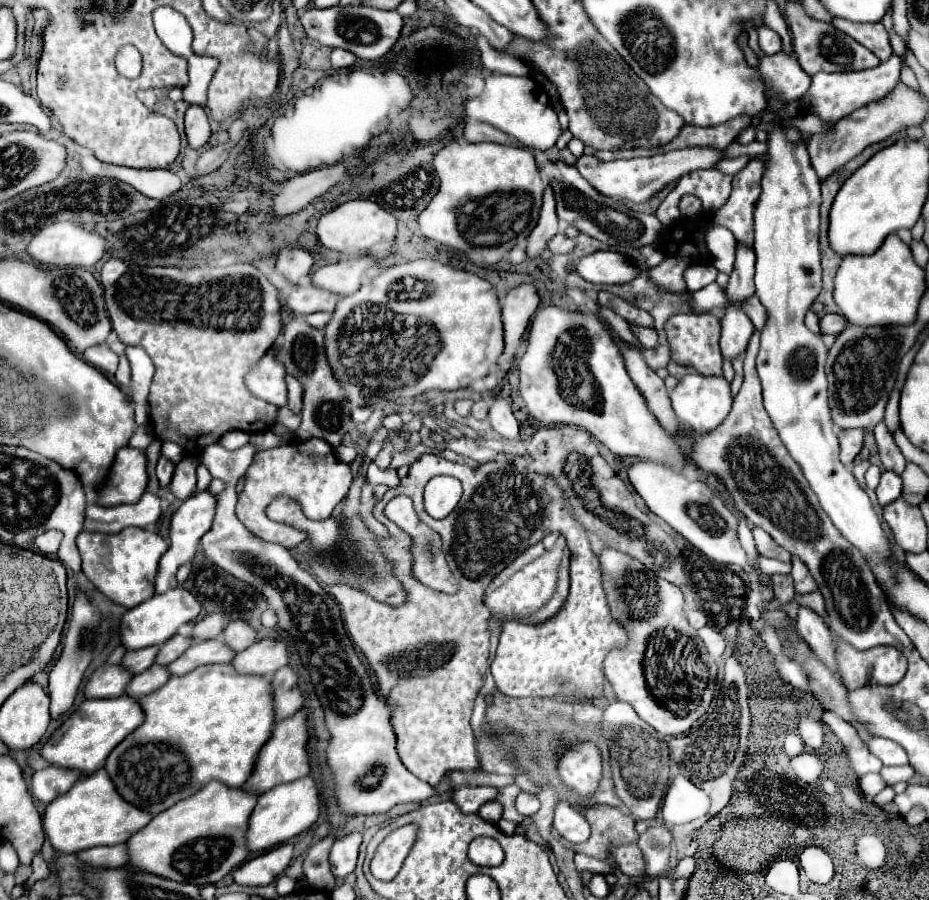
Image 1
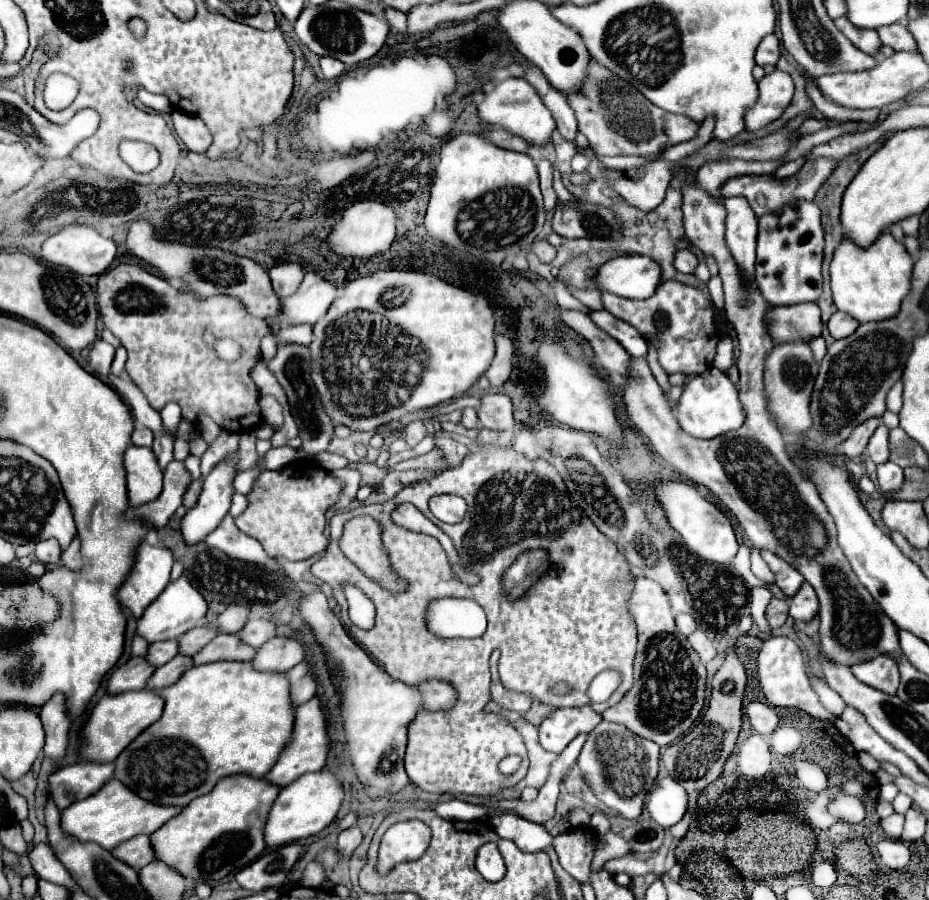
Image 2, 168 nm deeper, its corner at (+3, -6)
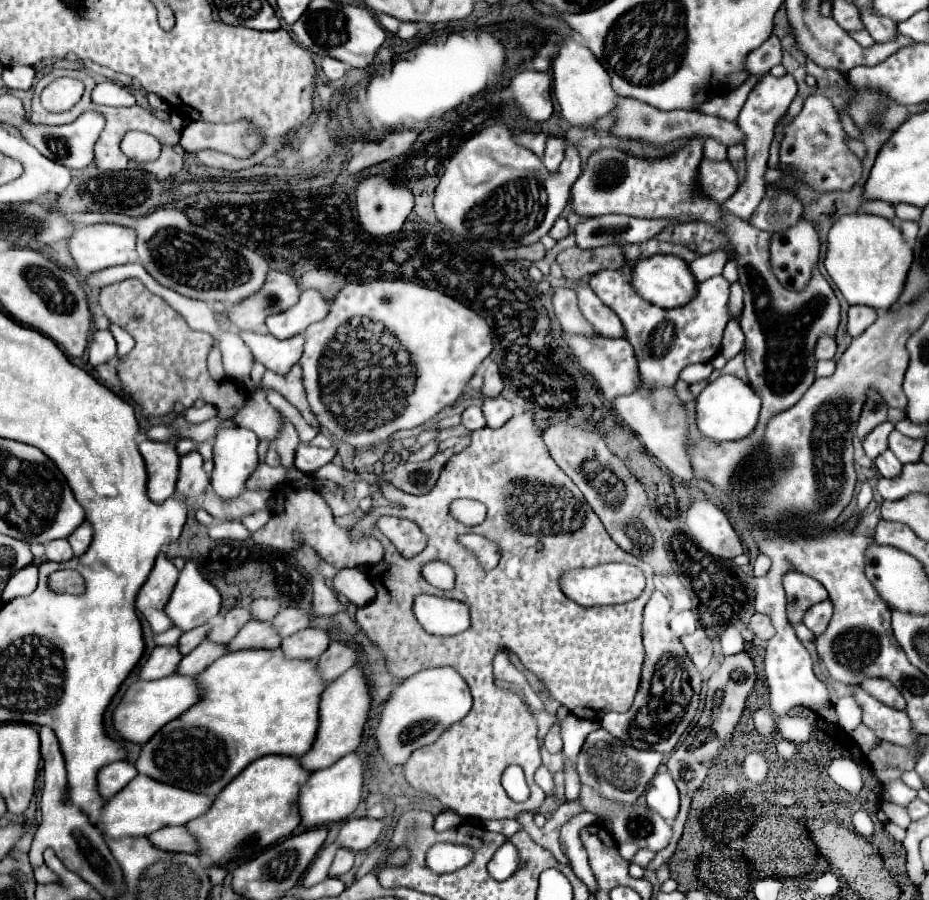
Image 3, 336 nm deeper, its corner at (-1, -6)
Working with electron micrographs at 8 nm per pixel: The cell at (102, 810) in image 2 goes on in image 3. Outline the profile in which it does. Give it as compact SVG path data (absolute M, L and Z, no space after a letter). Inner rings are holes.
M136 775L118 795L114 795L106 807L102 809L98 825L112 837L144 837L152 831L170 825L186 825L188 821L204 815L208 807L212 807L210 797L194 795L190 791L182 791L180 787L170 787L168 783L158 783L156 779L148 779L146 775Z

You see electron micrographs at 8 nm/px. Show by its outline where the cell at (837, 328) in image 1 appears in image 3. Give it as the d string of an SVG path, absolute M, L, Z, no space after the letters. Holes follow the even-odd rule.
M852 305L848 311L848 333L852 337L858 337L864 329L868 329L874 323L876 317L878 317L878 311L874 311L874 307Z

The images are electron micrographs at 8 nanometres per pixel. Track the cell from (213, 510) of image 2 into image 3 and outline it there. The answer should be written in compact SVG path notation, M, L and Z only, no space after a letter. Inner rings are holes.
M244 427L222 429L214 441L212 487L222 499L238 497L246 491L246 479L258 465L258 437Z

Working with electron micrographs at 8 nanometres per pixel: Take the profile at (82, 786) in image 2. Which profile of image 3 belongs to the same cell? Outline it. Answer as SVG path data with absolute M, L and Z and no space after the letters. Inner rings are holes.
M116 761L106 765L98 775L98 787L102 797L112 799L114 793L122 791L122 787L126 787L126 783L130 783L130 779L134 779L136 775L138 771L134 771L134 765L128 761Z

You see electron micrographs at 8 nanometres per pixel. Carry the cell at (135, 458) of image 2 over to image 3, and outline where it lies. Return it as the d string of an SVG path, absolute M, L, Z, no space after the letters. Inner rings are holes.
M144 439L138 449L148 469L148 497L154 503L164 503L176 491L180 455L172 443L150 439Z

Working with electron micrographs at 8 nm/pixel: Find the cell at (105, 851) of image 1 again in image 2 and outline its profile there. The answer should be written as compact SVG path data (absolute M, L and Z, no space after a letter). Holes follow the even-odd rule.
M138 835L130 841L120 843L116 849L112 849L112 855L116 859L122 859L122 863L126 863L134 869L140 869L154 861L154 851L152 851L148 835Z

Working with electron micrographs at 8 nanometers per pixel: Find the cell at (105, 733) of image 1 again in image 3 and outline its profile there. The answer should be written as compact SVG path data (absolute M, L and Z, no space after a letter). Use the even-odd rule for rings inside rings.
M172 673L158 681L136 681L128 687L124 699L114 711L114 727L126 741L134 743L148 743L154 733L160 731L166 723L188 711L196 701L202 699L202 685L196 677L184 677L178 673Z

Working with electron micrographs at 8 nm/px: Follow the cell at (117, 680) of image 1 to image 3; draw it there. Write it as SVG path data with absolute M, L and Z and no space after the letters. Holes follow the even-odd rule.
M166 645L166 647L156 647L148 661L142 665L140 669L140 679L146 679L146 681L152 681L152 679L162 679L170 673L176 671L178 663L182 659L182 653L178 651L176 645Z

